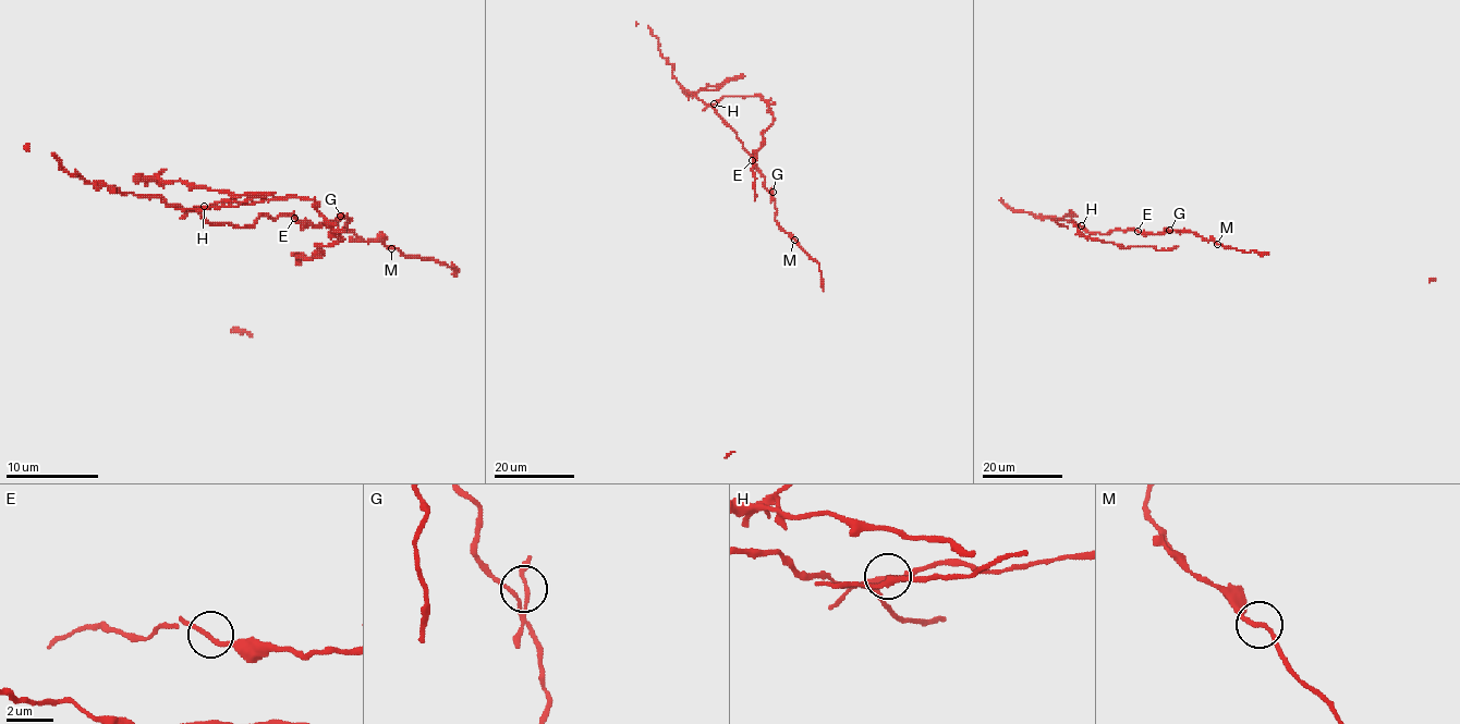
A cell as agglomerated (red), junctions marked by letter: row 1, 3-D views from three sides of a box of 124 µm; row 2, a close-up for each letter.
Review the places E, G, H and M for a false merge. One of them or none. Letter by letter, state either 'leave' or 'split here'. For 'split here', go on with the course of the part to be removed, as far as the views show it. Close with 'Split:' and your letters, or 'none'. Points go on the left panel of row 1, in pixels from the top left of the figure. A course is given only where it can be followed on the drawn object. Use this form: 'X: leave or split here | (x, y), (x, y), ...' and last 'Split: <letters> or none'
E: leave
G: leave
H: split here | (203, 207), (313, 199), (342, 238), (317, 246), (319, 253), (313, 258), (294, 253), (299, 265), (299, 255)
M: leave
Split: H

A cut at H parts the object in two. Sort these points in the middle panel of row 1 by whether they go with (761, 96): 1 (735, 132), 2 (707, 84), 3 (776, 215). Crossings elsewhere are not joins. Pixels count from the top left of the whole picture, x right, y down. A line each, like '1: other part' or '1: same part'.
1: other part
2: same part
3: other part

